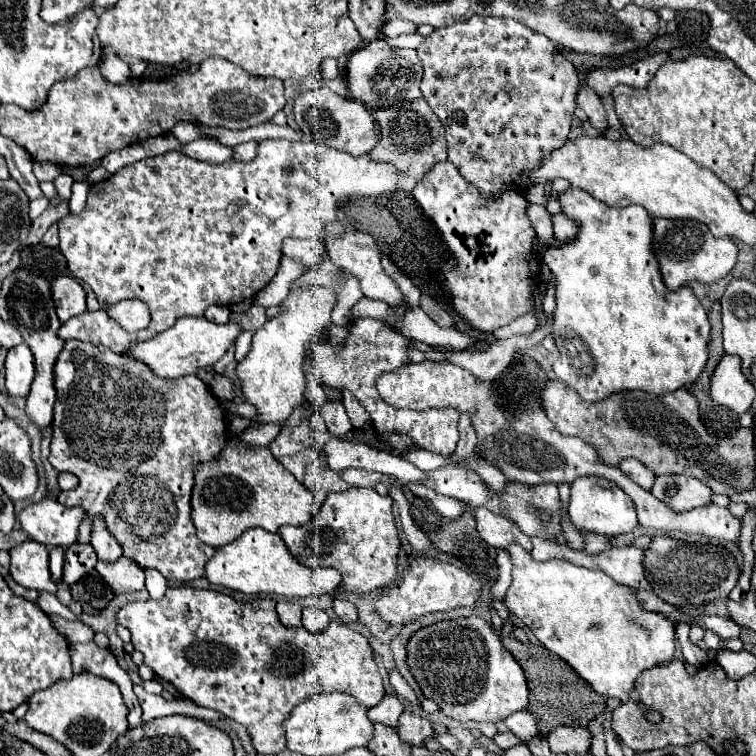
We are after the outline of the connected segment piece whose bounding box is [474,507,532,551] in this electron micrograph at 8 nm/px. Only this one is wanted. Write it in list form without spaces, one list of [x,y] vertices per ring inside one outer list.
[[[486,507],[476,508],[474,515],[476,515],[476,529],[488,545],[492,545],[496,549],[506,549],[510,543],[518,543],[524,549],[532,551],[530,537],[524,535],[522,531],[518,531],[516,523],[512,523],[504,517],[492,515]]]

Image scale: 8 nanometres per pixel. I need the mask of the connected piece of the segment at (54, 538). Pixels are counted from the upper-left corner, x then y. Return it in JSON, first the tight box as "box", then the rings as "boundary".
{"box":[18,499,86,547],"boundary":[[[44,499],[26,507],[18,521],[32,541],[52,547],[70,547],[78,541],[78,527],[84,523],[86,513],[80,507],[64,507],[54,499]]]}

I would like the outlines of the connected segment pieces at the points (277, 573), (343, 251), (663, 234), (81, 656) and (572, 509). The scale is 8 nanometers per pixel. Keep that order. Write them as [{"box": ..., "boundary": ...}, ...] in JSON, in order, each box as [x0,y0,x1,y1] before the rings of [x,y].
[{"box":[206,529,342,597],"boundary":[[[248,529],[240,539],[226,547],[218,547],[216,555],[206,565],[206,579],[242,593],[276,593],[284,597],[314,597],[334,595],[342,583],[342,575],[334,567],[306,567],[286,551],[282,537],[266,529]]]},{"box":[326,231,412,309],"boundary":[[[346,231],[340,239],[326,239],[326,247],[328,247],[328,255],[330,255],[330,261],[340,267],[342,271],[354,275],[358,281],[360,281],[360,289],[364,293],[364,297],[368,299],[380,299],[380,301],[386,301],[388,305],[392,307],[404,307],[404,309],[412,309],[408,307],[406,299],[402,299],[402,291],[398,291],[398,285],[394,283],[394,279],[390,279],[382,265],[380,265],[380,249],[376,245],[376,241],[368,235],[368,233],[350,233]]]},{"box":[654,219,738,291],"boundary":[[[654,219],[654,253],[658,257],[664,283],[666,283],[666,287],[670,287],[670,291],[676,291],[678,287],[686,285],[692,279],[702,281],[702,283],[714,283],[722,277],[726,277],[734,269],[736,259],[738,259],[738,247],[736,247],[734,239],[714,237],[704,223],[694,221],[694,219]]]},{"box":[70,643,142,729],"boundary":[[[82,643],[82,645],[70,645],[70,655],[74,673],[88,671],[92,675],[102,675],[120,687],[124,701],[130,709],[130,713],[128,713],[128,727],[130,729],[134,729],[136,725],[142,723],[142,719],[140,719],[142,709],[138,703],[138,697],[132,691],[130,675],[116,663],[110,649],[102,649],[96,643]]]},{"box":[568,475,638,537],"boundary":[[[582,475],[576,481],[572,481],[568,513],[570,513],[570,521],[576,527],[598,535],[608,535],[608,537],[628,533],[638,525],[632,499],[614,481],[602,479],[596,475]]]}]

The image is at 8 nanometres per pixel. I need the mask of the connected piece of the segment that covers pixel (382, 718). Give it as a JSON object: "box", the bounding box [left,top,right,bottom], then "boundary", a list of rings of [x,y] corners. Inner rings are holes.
{"box":[368,695,404,727],"boundary":[[[384,695],[384,699],[376,707],[368,709],[368,717],[374,723],[384,723],[384,725],[396,727],[402,711],[404,711],[404,707],[396,695]]]}

